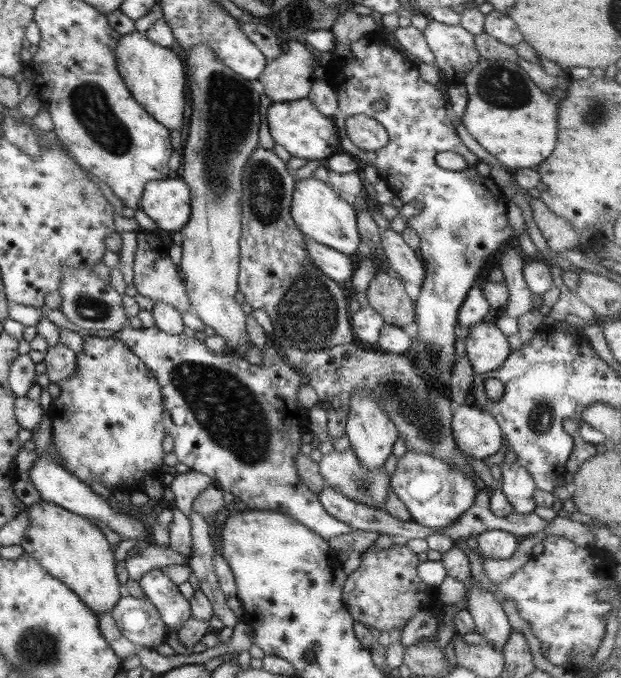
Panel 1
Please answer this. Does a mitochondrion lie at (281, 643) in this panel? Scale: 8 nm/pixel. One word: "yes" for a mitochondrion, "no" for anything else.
no

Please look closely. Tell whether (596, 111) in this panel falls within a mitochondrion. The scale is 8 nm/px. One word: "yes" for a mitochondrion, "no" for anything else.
yes

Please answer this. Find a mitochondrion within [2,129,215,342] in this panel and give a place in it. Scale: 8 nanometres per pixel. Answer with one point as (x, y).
(88, 306)

